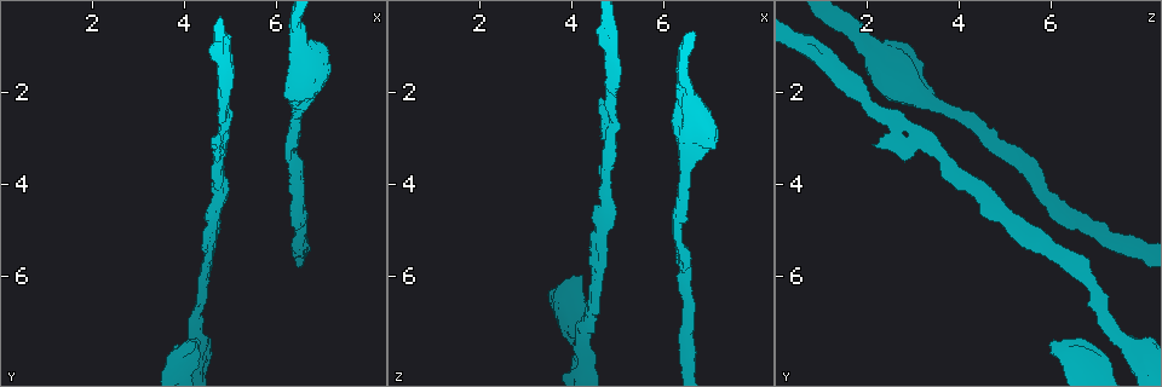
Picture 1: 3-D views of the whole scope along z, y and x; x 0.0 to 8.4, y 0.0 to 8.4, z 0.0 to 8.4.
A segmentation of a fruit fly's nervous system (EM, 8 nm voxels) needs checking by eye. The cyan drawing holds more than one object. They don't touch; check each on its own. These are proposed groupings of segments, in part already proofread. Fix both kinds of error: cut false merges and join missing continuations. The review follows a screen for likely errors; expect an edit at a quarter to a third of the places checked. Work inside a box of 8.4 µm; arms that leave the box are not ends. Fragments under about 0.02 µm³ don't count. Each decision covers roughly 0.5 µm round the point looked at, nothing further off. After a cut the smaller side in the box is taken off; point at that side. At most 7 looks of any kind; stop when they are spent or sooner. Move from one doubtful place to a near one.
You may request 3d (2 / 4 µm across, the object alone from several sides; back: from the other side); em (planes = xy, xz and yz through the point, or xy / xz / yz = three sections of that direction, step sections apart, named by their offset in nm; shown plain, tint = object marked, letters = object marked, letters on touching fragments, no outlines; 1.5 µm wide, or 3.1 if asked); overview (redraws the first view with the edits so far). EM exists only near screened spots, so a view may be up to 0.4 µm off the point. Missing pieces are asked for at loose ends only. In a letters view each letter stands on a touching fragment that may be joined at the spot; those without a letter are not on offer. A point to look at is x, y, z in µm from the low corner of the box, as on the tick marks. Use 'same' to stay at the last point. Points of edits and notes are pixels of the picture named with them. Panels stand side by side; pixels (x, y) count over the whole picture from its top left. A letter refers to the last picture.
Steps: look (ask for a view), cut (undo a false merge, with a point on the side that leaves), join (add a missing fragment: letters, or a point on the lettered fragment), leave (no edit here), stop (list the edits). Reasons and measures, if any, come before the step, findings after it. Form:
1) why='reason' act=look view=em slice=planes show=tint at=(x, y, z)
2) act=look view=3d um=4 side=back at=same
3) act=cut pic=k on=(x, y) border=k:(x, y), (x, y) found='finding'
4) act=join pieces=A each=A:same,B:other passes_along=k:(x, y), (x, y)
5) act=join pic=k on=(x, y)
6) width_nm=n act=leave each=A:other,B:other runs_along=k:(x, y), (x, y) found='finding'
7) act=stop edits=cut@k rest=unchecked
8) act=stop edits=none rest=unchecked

act=look view=em slice=planes show=tint at=(4.65, 3.15, 2.10)

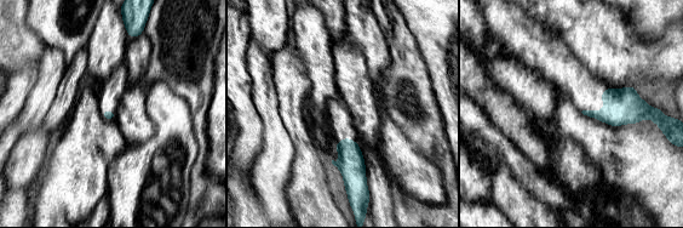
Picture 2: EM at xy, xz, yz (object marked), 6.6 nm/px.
why='see the neighbours' act=look view=em slice=planes show=letters at=same

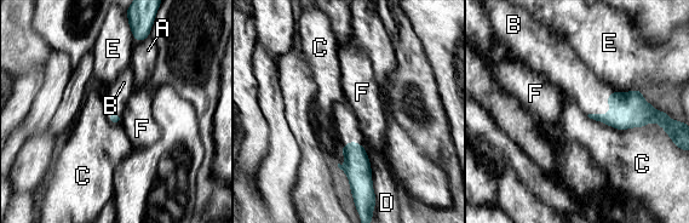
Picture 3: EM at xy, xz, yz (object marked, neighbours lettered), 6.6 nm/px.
longest_contact=C:550nm act=leave each=A:other,B:other,C:other,D:other,E:other,F:other border=3:(586, 115), (664, 130) found='none of them fits'

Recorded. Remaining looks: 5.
why='thick turns thin' act=look view=em slice=xz step=4 show=tint at=(6.50, 2.35, 3.50)

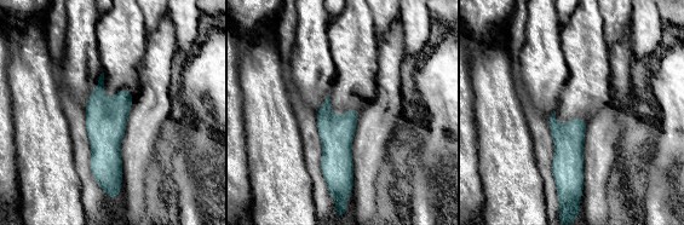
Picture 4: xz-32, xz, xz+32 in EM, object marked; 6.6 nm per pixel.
act=look view=em slice=planes show=tint at=same

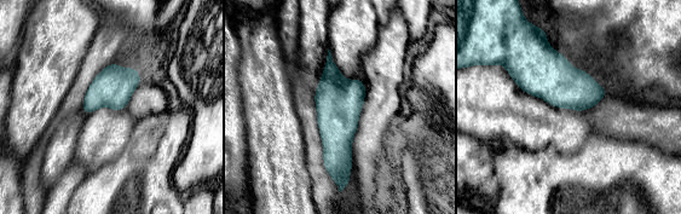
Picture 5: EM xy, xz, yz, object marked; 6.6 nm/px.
why='what lies round it' act=look view=em slice=planes show=letters at=same

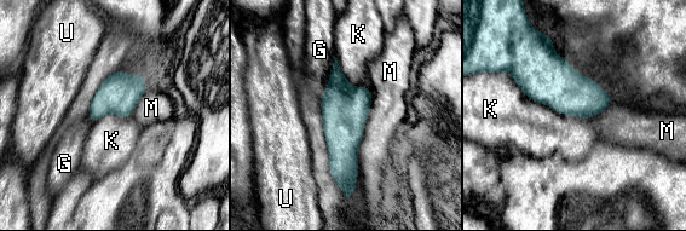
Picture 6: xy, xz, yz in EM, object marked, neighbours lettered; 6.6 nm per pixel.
act=leave each=G:other,K:other,M:other,U:other border=6:(503, 70), (531, 99), (586, 119) found='all the same neuron'

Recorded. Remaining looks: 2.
why='stops while still wide' act=look view=em slice=xy step=8 show=letters at=(4.25, 7.40, 6.00)

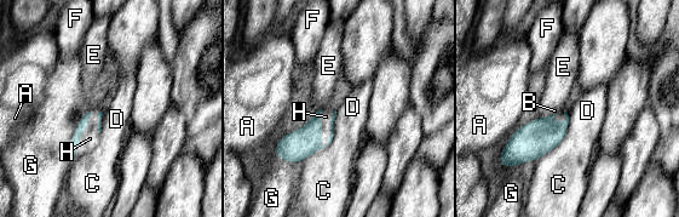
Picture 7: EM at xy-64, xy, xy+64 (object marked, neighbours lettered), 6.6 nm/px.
act=join pieces=H each=A:other,B:other,C:other,D:other,E:other,F:other,G:other,H:same passes_along=7:(300, 143), (331, 129), (327, 113) found='the neuron continues'

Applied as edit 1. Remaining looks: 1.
act=stop edits=join@7 rest=unchecked

